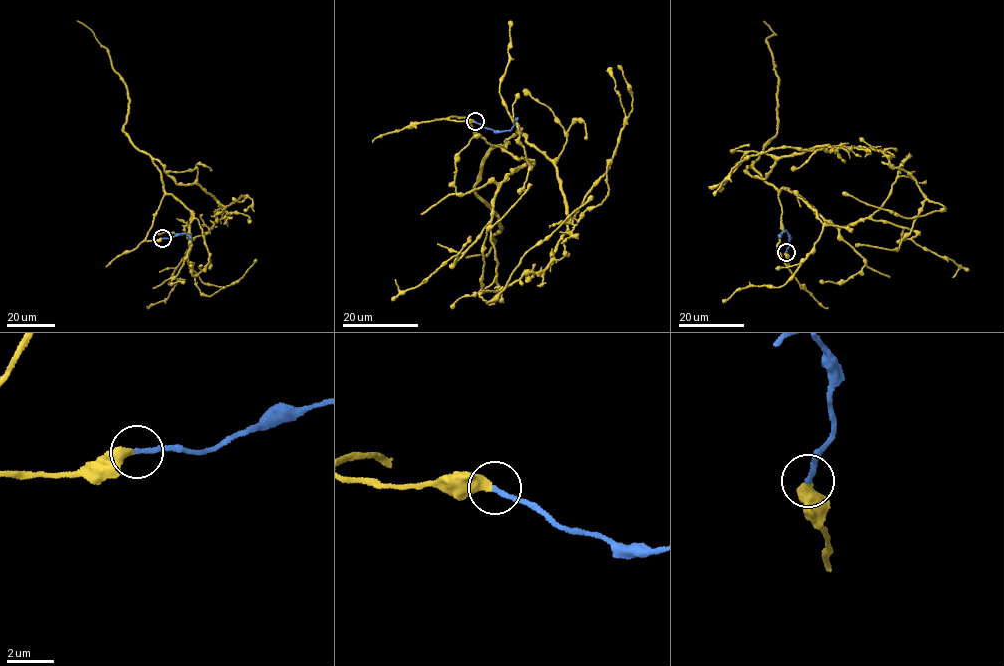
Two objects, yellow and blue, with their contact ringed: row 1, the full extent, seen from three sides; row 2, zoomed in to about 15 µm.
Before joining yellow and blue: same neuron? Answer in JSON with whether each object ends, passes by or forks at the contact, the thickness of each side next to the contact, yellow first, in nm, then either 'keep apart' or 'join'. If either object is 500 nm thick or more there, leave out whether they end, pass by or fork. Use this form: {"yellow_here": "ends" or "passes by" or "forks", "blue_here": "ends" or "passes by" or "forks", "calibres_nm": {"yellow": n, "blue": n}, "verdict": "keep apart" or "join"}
{"yellow_here": "ends", "blue_here": "ends", "calibres_nm": {"yellow": 440, "blue": 200}, "verdict": "join"}

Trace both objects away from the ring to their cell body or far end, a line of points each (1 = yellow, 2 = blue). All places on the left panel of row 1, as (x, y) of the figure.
1: (162, 238), (145, 239), (164, 194), (153, 159), (221, 208), (190, 244), (203, 282), (226, 287), (256, 259)
2: (162, 238), (185, 233), (191, 238)

